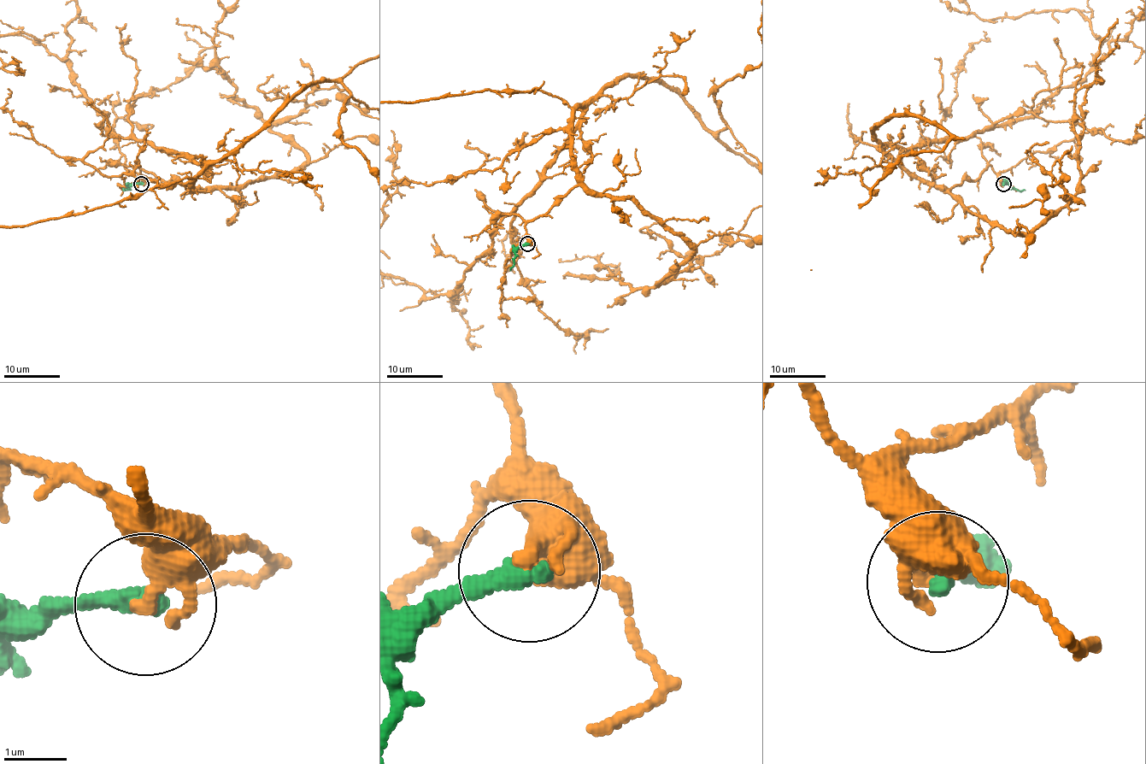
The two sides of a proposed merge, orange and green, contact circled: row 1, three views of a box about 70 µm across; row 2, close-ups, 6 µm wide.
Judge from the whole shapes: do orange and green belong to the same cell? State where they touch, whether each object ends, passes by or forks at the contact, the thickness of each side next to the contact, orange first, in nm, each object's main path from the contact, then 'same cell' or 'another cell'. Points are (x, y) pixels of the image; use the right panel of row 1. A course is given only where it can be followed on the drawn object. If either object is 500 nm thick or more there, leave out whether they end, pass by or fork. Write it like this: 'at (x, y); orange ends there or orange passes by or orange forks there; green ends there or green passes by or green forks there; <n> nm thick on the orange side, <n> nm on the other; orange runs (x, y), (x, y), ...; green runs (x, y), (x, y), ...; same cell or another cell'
at (1003, 184); orange passes by; green ends there; 240 nm thick on the orange side, 340 nm on the other; green runs (1003, 184), (1003, 181), (1014, 188), (1025, 190); another cell

